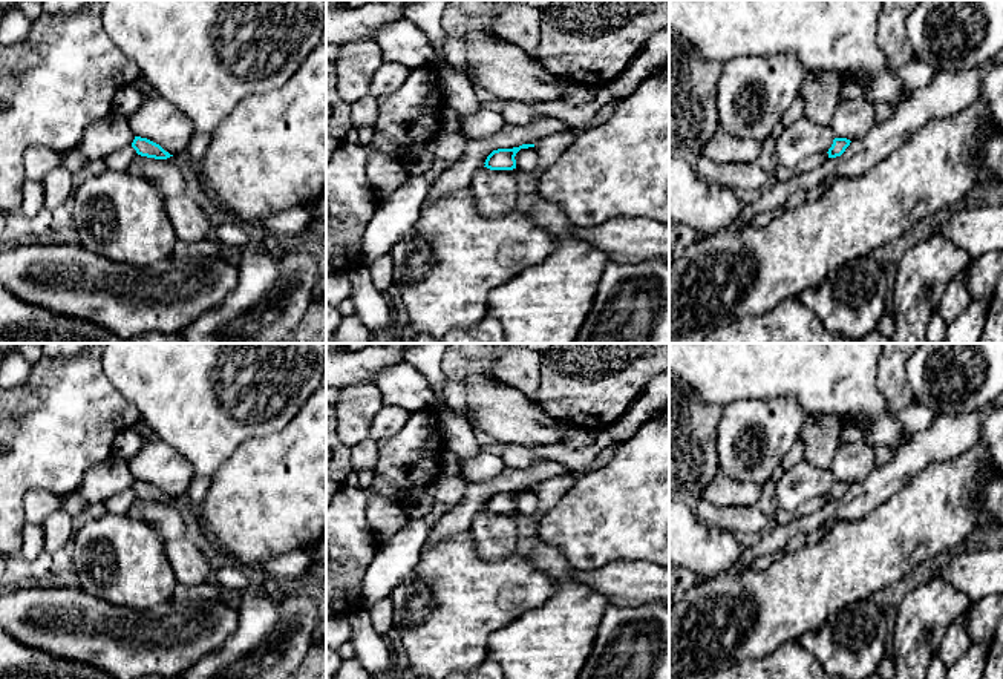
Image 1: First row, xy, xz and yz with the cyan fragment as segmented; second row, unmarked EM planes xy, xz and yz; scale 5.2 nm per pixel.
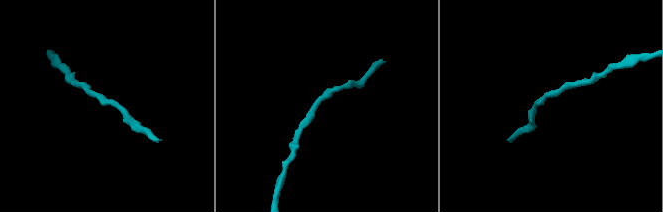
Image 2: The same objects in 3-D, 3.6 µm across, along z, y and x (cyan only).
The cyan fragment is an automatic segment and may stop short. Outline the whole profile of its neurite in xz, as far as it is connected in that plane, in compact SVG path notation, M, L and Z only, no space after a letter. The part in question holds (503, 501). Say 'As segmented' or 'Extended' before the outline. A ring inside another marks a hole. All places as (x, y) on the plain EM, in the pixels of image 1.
As segmented. M522 487L519 490L513 490L513 492L498 492L493 494L487 503L485 503L485 509L490 513L513 513L516 512L516 497L521 492L528 492L528 490L534 490L534 487Z

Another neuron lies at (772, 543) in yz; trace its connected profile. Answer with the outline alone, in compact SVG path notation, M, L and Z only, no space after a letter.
M1003 392L975 412L936 415L926 429L913 434L905 444L896 449L887 464L876 467L864 481L851 484L841 500L828 501L809 515L796 513L789 524L778 524L753 546L746 547L738 559L738 570L749 569L758 556L782 553L795 533L810 533L831 521L864 518L929 463L957 458L974 448L980 441L985 415L998 406L1003 406Z

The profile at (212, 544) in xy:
M207 533L201 544L213 558L236 564L233 559L227 556L225 546L216 536Z

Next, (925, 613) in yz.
M934 578L913 589L899 604L894 627L893 679L925 679L929 659L939 653L948 627L966 612L972 601L951 582Z

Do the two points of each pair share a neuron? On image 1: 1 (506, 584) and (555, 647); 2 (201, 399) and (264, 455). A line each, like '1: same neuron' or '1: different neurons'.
1: different neurons
2: different neurons

